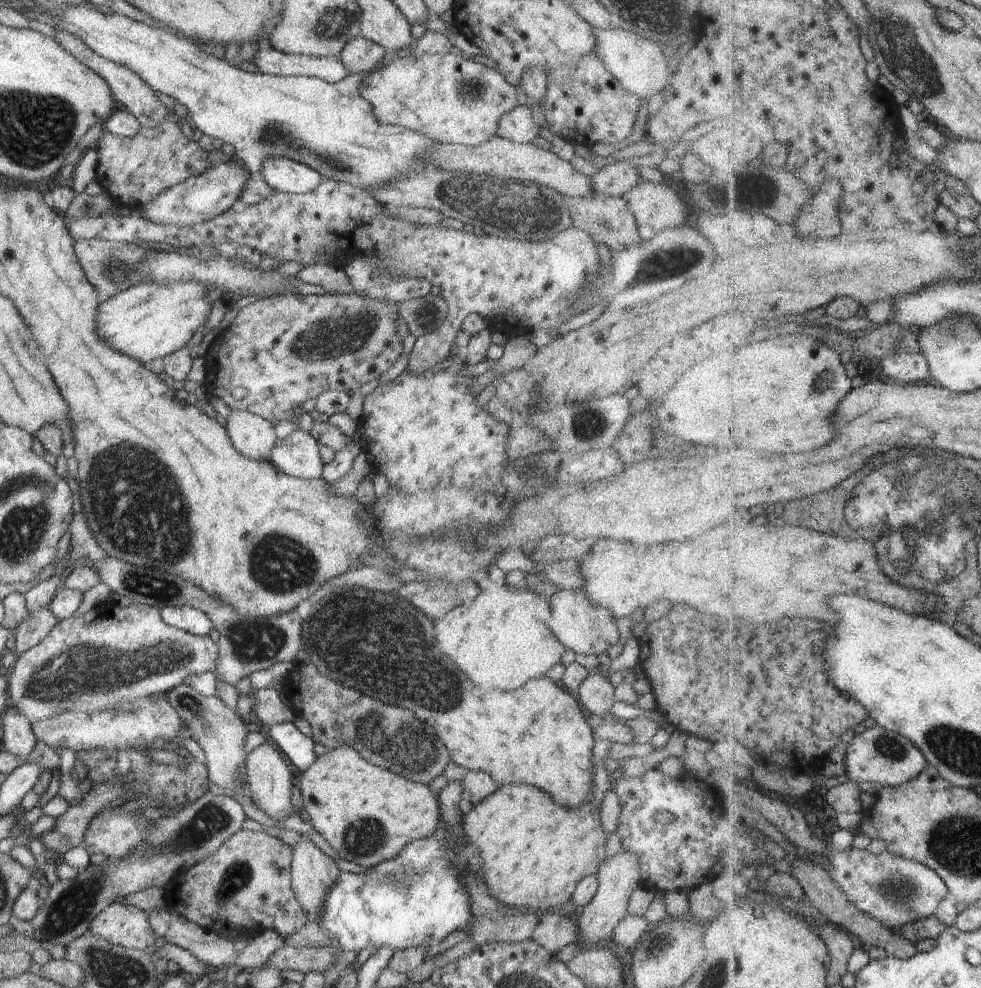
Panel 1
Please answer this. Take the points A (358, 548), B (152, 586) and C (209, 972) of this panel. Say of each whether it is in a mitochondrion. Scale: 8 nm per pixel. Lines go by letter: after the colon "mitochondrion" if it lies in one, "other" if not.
A: other
B: mitochondrion
C: other

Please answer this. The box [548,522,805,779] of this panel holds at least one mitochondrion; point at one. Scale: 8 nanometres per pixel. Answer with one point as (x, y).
(751, 659)

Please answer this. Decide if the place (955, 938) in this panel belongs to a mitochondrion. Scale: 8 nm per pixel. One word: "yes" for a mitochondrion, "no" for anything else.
no

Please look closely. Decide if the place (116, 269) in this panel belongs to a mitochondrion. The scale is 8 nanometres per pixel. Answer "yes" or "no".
yes

